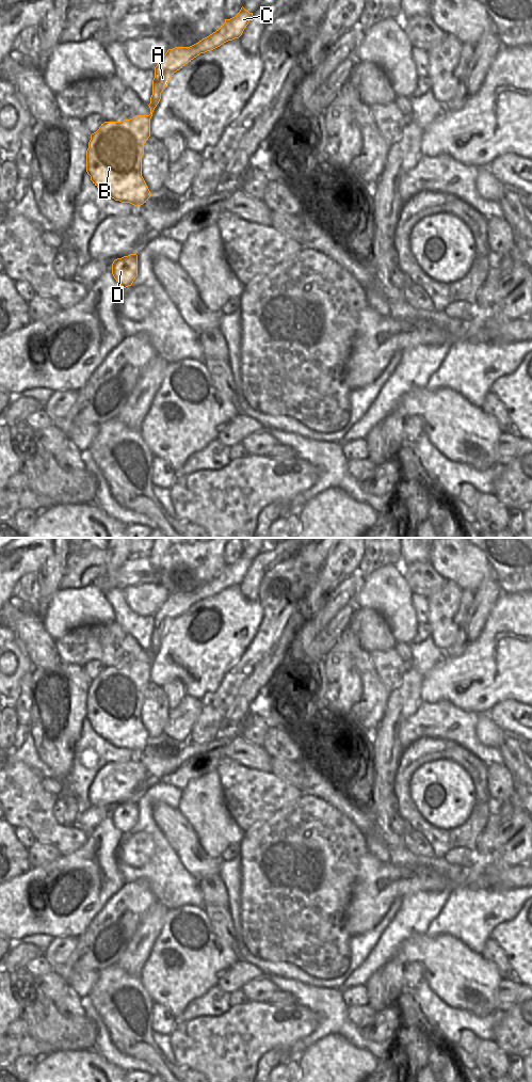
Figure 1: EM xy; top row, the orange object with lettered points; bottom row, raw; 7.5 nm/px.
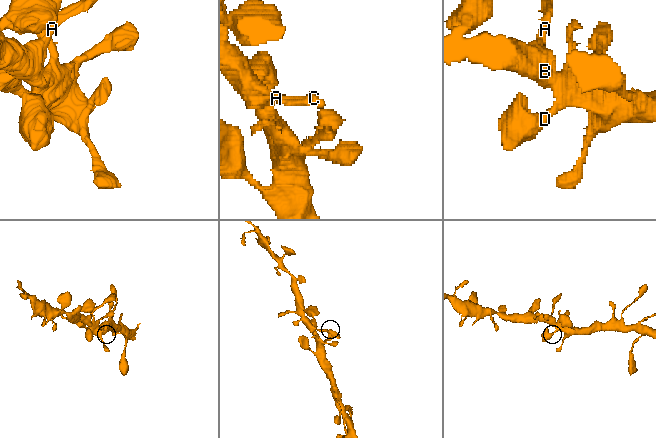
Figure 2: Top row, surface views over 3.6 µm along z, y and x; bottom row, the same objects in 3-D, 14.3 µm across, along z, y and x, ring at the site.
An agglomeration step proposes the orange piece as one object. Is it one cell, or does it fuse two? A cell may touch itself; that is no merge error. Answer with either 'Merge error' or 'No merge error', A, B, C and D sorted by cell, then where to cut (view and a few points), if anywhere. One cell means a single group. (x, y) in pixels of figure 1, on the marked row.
No merge error. Groups: A B C D. No split

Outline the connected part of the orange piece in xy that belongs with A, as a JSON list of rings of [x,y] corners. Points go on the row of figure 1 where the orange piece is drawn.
[[[243,6],[240,12],[225,22],[212,34],[203,38],[190,47],[175,47],[168,49],[163,59],[155,67],[152,80],[152,95],[150,97],[149,115],[136,115],[122,122],[104,122],[99,129],[91,134],[86,150],[86,172],[93,184],[102,192],[122,203],[130,203],[136,207],[143,205],[151,196],[150,191],[142,176],[142,157],[144,144],[150,137],[150,118],[152,112],[161,99],[161,93],[165,89],[170,78],[186,64],[200,53],[211,51],[228,41],[239,38],[248,25],[253,13]]]

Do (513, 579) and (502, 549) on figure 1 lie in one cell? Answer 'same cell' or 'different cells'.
same cell

